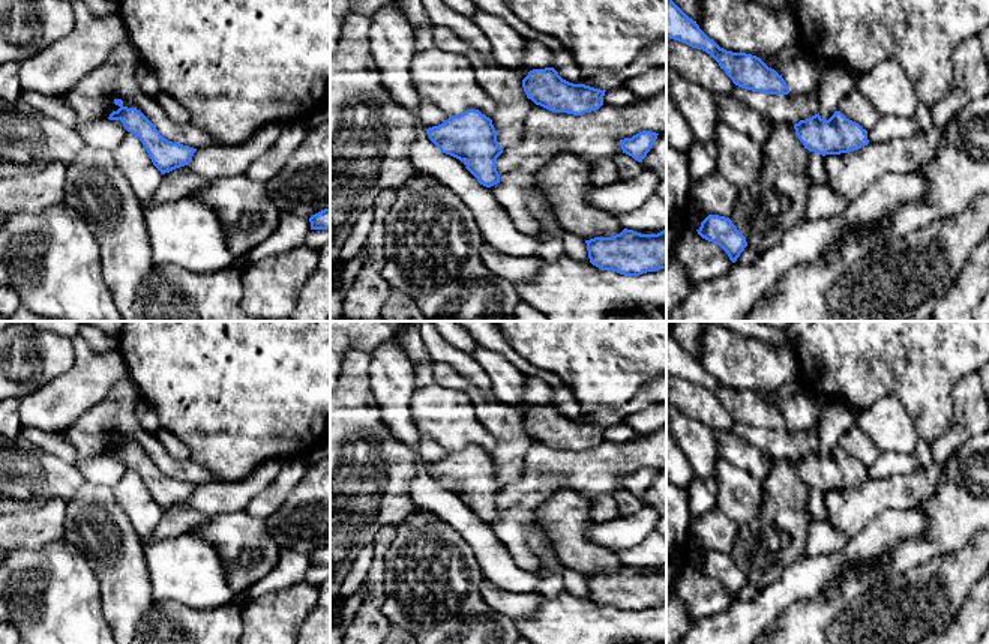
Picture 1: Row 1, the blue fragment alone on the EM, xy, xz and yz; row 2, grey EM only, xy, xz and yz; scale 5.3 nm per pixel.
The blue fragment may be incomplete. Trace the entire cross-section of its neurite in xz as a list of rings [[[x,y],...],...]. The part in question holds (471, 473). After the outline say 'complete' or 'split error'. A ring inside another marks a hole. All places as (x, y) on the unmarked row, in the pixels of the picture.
[[[467,446],[426,465],[429,476],[446,491],[467,500],[467,506],[486,524],[500,519],[497,494],[503,485],[492,456],[479,446]]]; complete

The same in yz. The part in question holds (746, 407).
[[[666,332],[666,374],[683,378],[710,390],[741,425],[767,431],[788,431],[789,425],[774,405],[759,393],[746,389],[732,389],[720,384],[689,354],[669,332]]]; complete

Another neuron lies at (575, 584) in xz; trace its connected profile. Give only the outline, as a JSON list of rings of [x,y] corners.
[[[537,524],[527,528],[527,545],[539,561],[539,569],[557,572],[563,576],[564,590],[578,597],[590,597],[587,579],[579,572],[564,567],[555,551],[543,540]]]

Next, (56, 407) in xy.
[[[80,335],[72,339],[74,365],[39,390],[20,399],[21,426],[45,432],[72,428],[81,416],[101,404],[114,384],[128,377],[119,350],[96,353]]]

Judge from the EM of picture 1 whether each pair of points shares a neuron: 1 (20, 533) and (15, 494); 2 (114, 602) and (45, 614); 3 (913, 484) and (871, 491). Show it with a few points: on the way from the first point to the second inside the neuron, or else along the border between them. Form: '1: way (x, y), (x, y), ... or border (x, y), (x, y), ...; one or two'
1: border (50, 497), (36, 509), (18, 511), (15, 514); two
2: border (92, 571), (98, 583), (101, 613), (110, 628); two
3: way (902, 491), (881, 491); one

